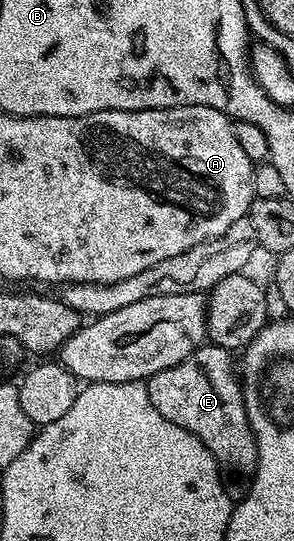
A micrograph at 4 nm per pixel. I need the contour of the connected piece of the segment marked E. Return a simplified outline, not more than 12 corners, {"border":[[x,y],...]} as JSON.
{"border":[[203,343],[144,384],[219,466],[258,456],[231,350]]}

